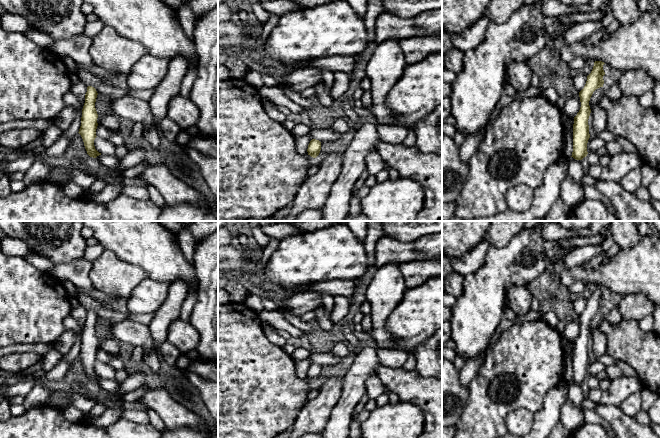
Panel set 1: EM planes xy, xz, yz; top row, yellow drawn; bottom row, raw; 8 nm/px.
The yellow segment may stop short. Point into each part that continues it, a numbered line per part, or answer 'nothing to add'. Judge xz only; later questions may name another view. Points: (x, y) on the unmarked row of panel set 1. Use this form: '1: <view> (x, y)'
nothing to add

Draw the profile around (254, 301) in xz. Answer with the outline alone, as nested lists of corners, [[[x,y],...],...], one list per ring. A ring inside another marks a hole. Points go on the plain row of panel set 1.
[[[252,293],[244,301],[244,304],[251,310],[259,313],[263,310],[262,296],[261,293]]]

